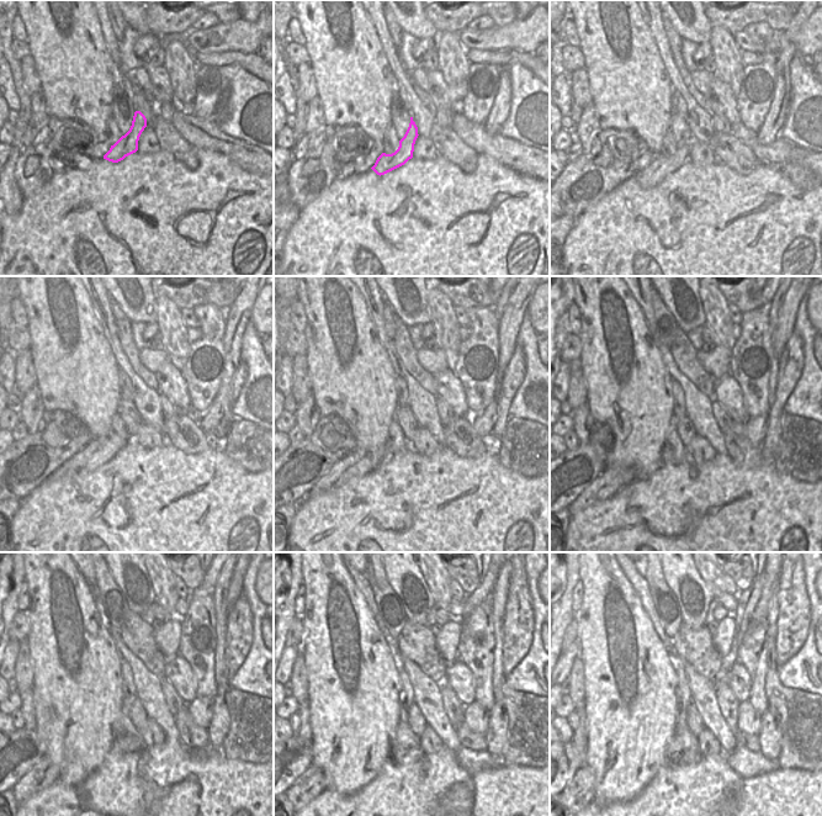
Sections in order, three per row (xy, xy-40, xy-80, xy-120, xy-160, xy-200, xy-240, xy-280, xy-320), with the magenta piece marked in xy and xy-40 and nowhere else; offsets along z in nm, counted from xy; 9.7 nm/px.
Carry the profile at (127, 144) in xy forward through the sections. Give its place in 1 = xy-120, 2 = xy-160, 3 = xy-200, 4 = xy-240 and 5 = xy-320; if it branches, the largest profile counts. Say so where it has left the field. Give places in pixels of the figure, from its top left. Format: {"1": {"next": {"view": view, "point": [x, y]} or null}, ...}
{"1": {"next": {"view": "xy-120", "point": [100, 450]}}, "2": {"next": {"view": "xy-160", "point": [356, 464]}}, "3": {"next": {"view": "xy-200", "point": [611, 480]}}, "4": {"next": {"view": "xy-240", "point": [43, 774]}}, "5": {"next": {"view": "xy-320", "point": [579, 791]}}}

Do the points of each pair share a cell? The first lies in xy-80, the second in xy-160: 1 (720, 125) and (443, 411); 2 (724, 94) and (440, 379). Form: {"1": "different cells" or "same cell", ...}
{"1": "same cell", "2": "same cell"}

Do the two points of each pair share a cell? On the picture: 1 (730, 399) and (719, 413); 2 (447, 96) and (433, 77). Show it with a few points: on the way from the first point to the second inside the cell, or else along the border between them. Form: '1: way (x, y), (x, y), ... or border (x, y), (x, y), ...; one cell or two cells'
1: border (714, 398), (732, 420); two cells
2: way (443, 91), (436, 81); one cell

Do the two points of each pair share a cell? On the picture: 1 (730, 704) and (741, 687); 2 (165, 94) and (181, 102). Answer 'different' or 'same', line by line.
1: different
2: different

